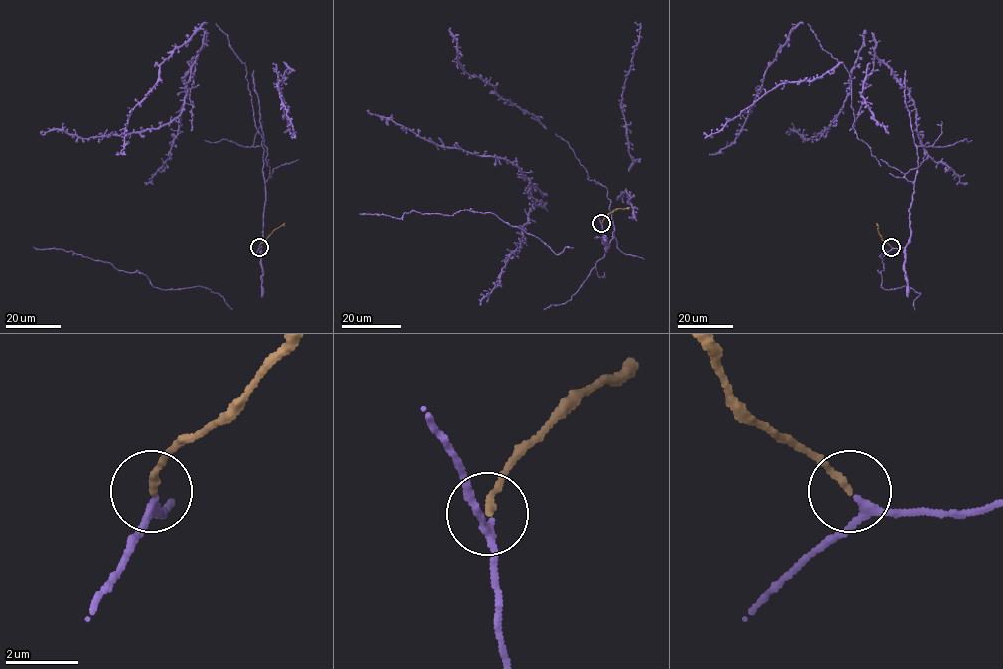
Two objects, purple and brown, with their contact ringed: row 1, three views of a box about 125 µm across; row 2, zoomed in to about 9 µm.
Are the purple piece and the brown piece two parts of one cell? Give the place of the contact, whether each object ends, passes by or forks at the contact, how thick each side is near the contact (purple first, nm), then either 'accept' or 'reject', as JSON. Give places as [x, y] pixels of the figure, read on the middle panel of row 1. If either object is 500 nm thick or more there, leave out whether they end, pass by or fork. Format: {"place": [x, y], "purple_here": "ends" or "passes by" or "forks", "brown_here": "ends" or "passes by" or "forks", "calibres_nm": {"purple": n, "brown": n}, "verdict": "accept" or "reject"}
{"place": [601, 223], "purple_here": "passes by", "brown_here": "ends", "calibres_nm": {"purple": 190, "brown": 200}, "verdict": "accept"}

